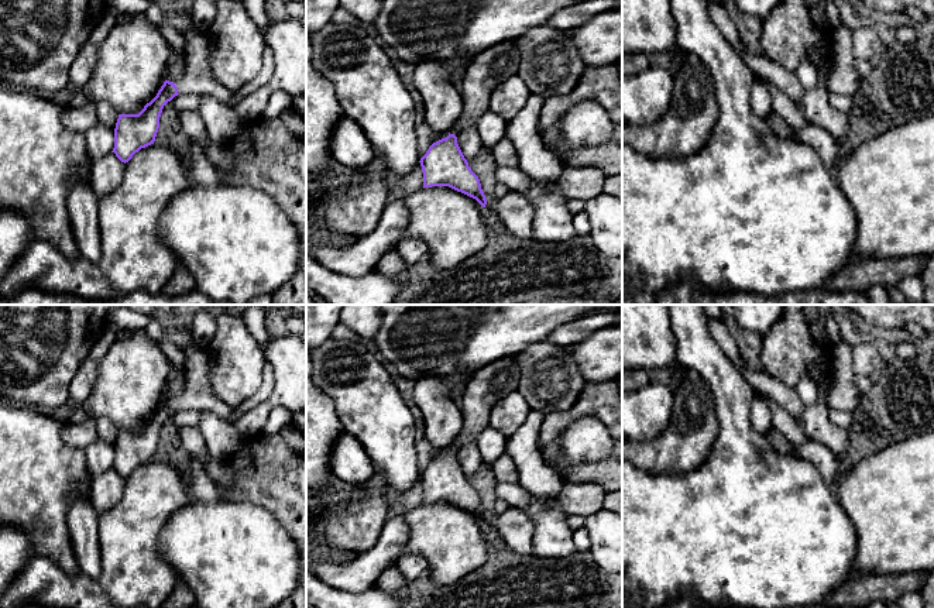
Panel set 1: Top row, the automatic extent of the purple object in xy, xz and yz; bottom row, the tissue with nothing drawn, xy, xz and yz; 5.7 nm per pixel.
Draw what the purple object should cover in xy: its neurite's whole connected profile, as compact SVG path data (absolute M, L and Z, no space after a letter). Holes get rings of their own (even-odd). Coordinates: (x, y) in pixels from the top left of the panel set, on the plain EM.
M190 343L185 353L185 391L176 398L165 396L157 412L138 430L119 430L111 468L128 478L135 468L154 460L164 422L178 411L212 412L223 419L237 408L227 405L213 391L209 381L209 357L203 346Z

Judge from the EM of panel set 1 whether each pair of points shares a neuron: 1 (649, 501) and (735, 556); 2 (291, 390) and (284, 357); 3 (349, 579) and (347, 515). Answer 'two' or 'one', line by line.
1: one
2: one
3: two

